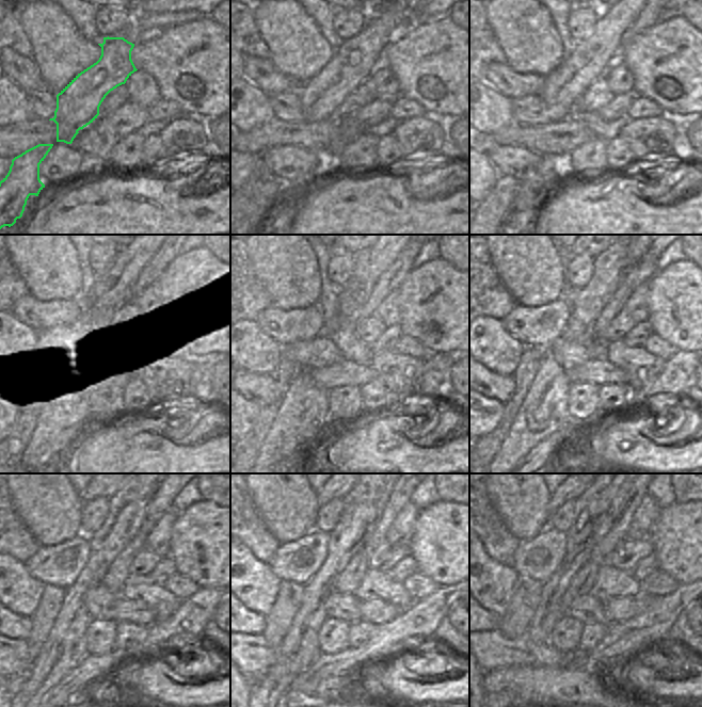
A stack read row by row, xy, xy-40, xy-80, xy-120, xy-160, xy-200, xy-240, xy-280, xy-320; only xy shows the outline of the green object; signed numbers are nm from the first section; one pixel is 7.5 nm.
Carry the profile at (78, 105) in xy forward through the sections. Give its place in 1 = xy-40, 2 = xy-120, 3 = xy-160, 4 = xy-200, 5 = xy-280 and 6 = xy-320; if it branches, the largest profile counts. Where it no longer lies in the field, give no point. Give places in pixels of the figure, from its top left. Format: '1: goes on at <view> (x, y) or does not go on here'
1: goes on at xy-40 (355, 60)
2: goes on at xy-120 (111, 294)
3: goes on at xy-160 (370, 263)
4: goes on at xy-200 (609, 266)
5: goes on at xy-280 (375, 508)
6: goes on at xy-320 (616, 509)

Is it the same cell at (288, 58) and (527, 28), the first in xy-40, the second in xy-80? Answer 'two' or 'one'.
one

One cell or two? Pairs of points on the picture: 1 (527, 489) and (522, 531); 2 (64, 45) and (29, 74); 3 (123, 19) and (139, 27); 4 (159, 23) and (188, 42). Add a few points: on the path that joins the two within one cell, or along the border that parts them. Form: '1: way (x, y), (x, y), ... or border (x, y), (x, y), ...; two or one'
1: way (523, 500), (523, 520); one
2: border (30, 57), (45, 86); two
3: border (133, 14), (127, 26), (109, 36); two
4: border (190, 21), (169, 26), (157, 36), (144, 42); two

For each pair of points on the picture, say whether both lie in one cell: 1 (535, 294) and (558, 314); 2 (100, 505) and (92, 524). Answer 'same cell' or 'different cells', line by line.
1: different cells
2: same cell

